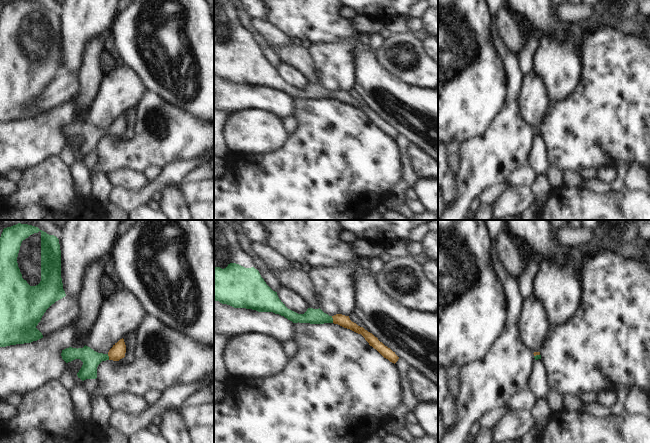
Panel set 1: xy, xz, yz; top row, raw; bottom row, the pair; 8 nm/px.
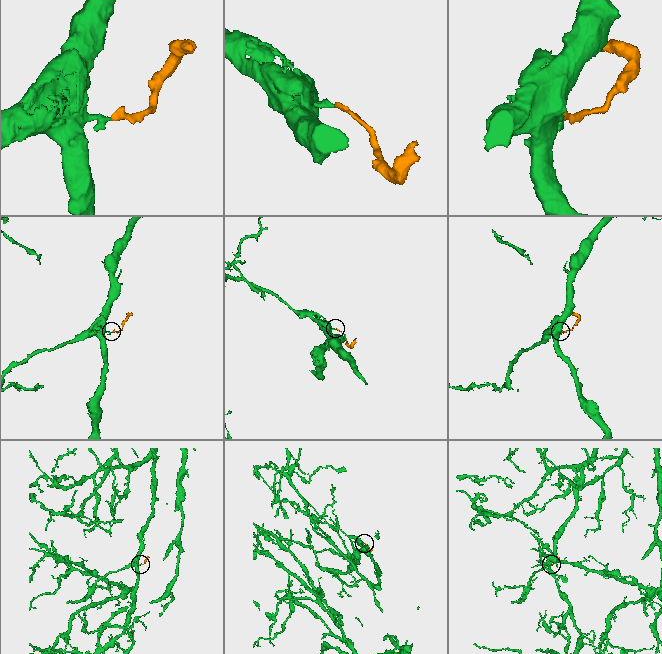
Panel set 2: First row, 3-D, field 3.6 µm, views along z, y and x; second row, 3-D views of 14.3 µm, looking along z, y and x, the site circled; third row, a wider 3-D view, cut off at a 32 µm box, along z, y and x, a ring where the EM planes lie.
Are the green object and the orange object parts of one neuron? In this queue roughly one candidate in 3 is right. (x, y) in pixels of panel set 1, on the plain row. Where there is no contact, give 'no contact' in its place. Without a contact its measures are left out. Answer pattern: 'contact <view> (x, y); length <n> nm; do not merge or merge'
contact xz (332, 95); length 60 nm; merge

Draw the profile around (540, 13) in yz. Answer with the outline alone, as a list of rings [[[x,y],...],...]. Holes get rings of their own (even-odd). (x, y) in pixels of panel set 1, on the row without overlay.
[[[506,0],[506,4],[516,17],[528,20],[536,33],[565,40],[565,24],[556,19],[551,0]]]

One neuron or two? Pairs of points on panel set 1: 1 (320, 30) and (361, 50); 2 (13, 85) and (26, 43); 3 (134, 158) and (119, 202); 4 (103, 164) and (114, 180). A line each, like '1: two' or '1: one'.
1: one
2: one
3: two
4: two

